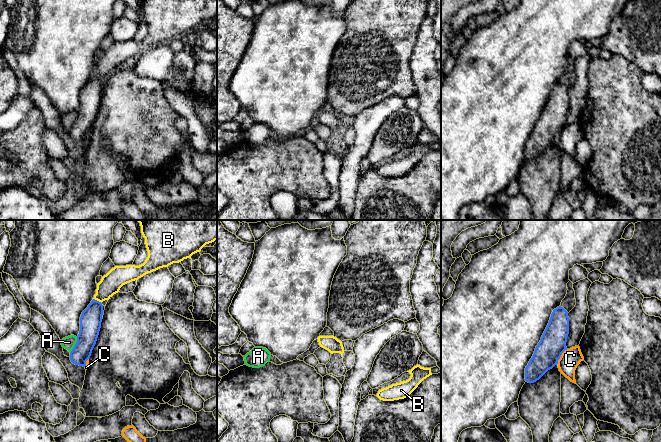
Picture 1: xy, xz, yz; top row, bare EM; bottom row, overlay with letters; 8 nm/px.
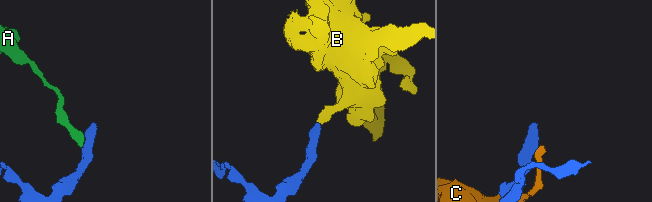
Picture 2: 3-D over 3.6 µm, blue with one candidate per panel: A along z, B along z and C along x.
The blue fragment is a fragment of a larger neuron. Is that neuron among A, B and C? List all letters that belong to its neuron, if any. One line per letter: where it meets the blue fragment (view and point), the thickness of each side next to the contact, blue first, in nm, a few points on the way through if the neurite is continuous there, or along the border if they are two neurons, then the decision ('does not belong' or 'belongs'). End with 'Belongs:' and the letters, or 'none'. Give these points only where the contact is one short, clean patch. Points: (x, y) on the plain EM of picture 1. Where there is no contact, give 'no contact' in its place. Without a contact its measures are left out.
A: xy (75, 121) | 180/100 nm | along xy (77, 113), (77, 117), (70, 128) | does not belong
B: xy (96, 76) | 180/170 nm | across xy (90, 97), (96, 82), (96, 76), (110, 60) | belongs
C: yz (560, 132) | 200/160 nm | along yz (567, 125), (562, 129), (557, 139) | does not belong
Belongs: B

